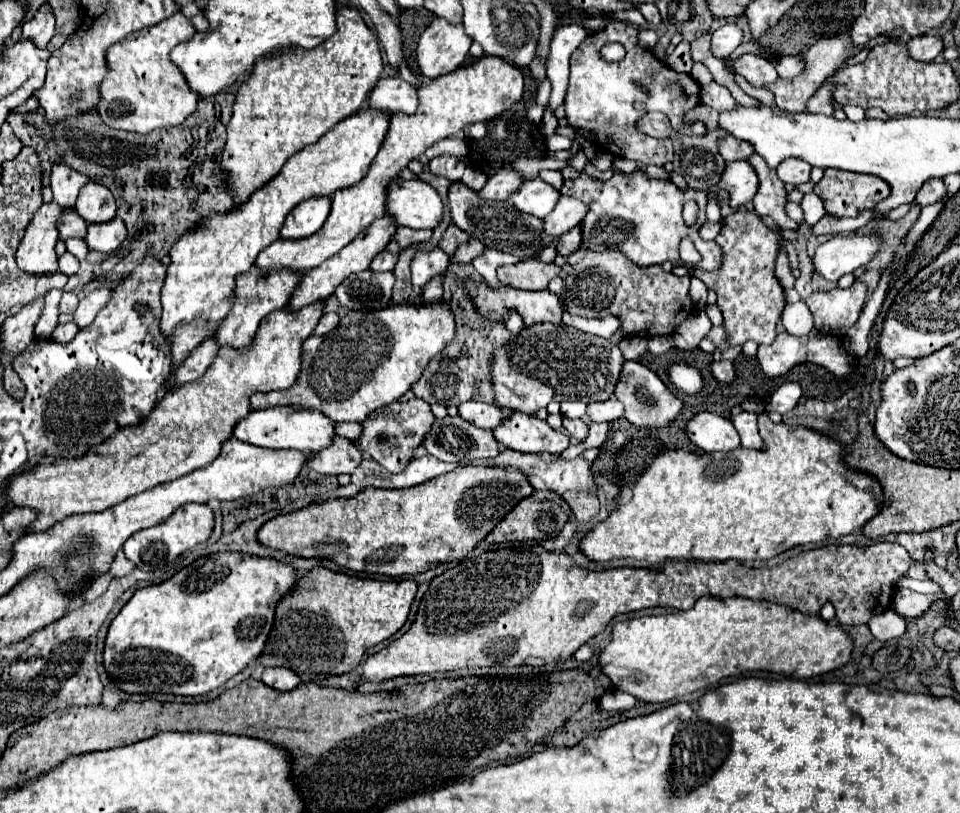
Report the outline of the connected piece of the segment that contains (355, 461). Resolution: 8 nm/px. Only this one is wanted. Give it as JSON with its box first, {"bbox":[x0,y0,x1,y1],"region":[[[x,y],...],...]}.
{"bbox":[310,438,362,474],"region":[[[334,438],[334,444],[328,446],[322,452],[316,452],[316,456],[310,460],[310,468],[320,474],[352,474],[356,466],[362,462],[362,452],[358,446],[348,438]]]}

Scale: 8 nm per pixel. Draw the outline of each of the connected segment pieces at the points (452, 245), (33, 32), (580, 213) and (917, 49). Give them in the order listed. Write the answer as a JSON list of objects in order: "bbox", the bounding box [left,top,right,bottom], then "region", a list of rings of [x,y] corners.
[{"bbox":[440,224,470,256],"region":[[[450,224],[448,230],[446,230],[446,234],[444,234],[444,240],[440,242],[440,248],[442,248],[448,256],[452,256],[452,254],[456,252],[456,248],[458,248],[460,244],[468,242],[468,240],[470,240],[470,234],[466,234],[466,232],[458,230],[458,226]]]},{"bbox":[22,4,54,48],"region":[[[42,4],[38,8],[38,12],[34,14],[32,20],[24,22],[22,26],[22,38],[24,40],[32,40],[36,46],[46,48],[46,44],[50,42],[50,38],[54,36],[54,12],[50,8],[50,4]]]},{"bbox":[544,196,588,236],"region":[[[562,196],[558,200],[556,208],[544,220],[546,222],[546,234],[562,236],[564,232],[568,232],[574,226],[578,226],[584,220],[586,212],[588,212],[588,206],[584,202],[580,202],[578,198]]]},{"bbox":[908,34,944,62],"region":[[[924,34],[908,42],[910,56],[920,62],[932,62],[942,50],[944,50],[944,42],[940,36],[934,36],[934,34]]]}]

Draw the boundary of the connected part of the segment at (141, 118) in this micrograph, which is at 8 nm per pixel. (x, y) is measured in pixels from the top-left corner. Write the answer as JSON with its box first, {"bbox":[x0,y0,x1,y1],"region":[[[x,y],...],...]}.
{"bbox":[96,12,200,134],"region":[[[178,12],[110,46],[106,54],[108,76],[102,80],[102,102],[96,108],[102,120],[118,130],[138,134],[148,134],[154,128],[180,126],[196,110],[200,94],[190,90],[182,70],[170,60],[170,50],[188,42],[194,34],[192,22]]]}

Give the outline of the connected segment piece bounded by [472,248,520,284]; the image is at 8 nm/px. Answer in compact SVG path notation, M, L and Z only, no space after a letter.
M488 248L486 254L482 254L482 258L476 258L472 264L484 276L486 282L498 284L496 268L500 268L504 264L514 264L514 262L520 262L520 258L514 258L512 254L506 254L506 252L498 252L496 248Z

